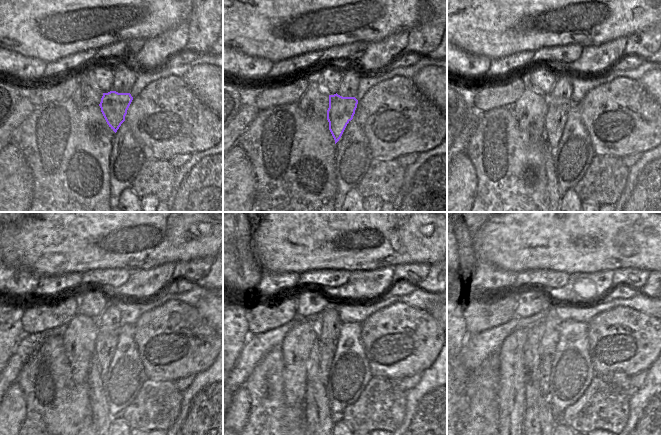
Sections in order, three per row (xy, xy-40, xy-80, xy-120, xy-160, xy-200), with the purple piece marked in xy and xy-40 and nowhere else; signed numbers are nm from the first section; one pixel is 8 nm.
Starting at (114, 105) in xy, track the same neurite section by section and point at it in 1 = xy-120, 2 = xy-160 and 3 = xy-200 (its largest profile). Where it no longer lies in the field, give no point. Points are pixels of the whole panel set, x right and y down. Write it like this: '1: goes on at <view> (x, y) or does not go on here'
1: goes on at xy-120 (105, 343)
2: goes on at xy-160 (321, 355)
3: goes on at xy-200 (547, 360)

